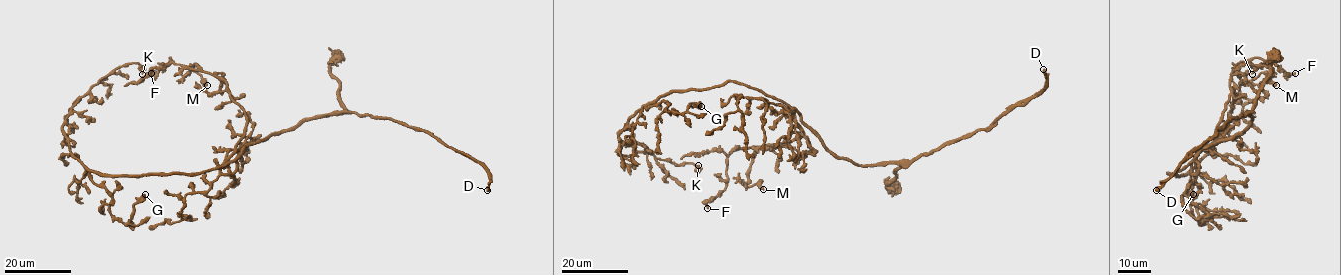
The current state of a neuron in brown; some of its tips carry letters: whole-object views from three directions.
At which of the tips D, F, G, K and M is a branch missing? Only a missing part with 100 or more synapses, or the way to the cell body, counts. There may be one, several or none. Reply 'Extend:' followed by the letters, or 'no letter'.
Extend: D

